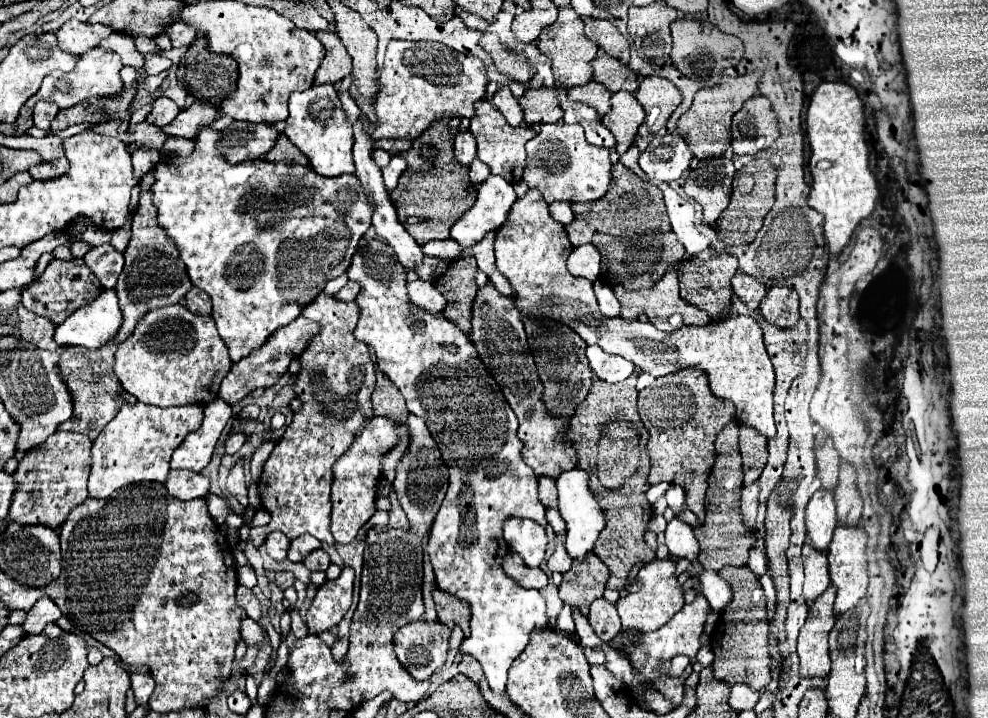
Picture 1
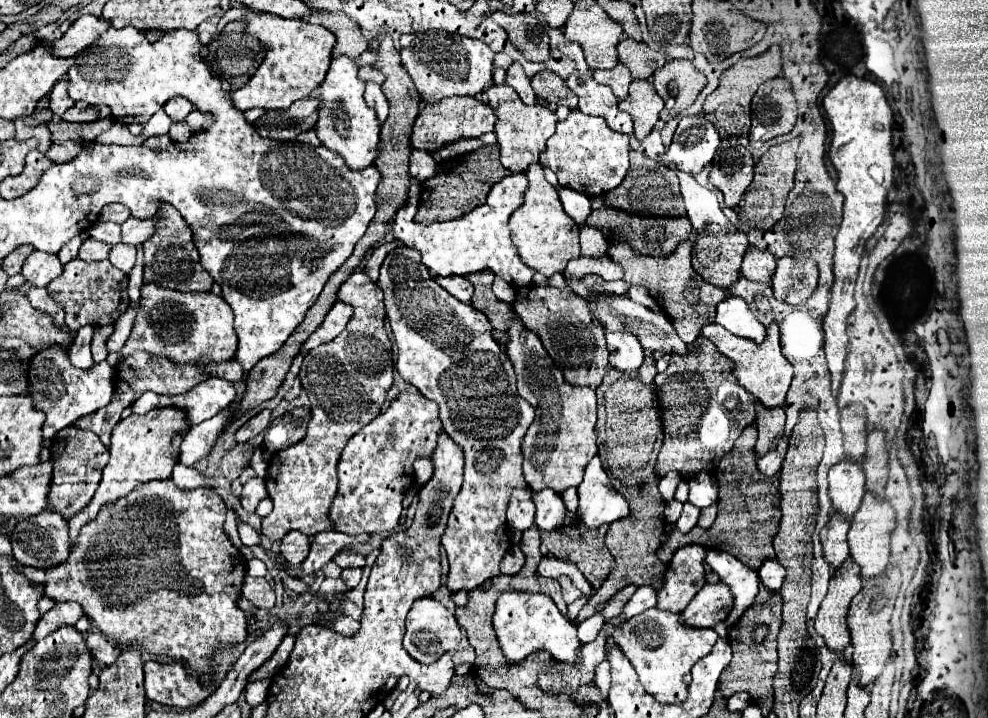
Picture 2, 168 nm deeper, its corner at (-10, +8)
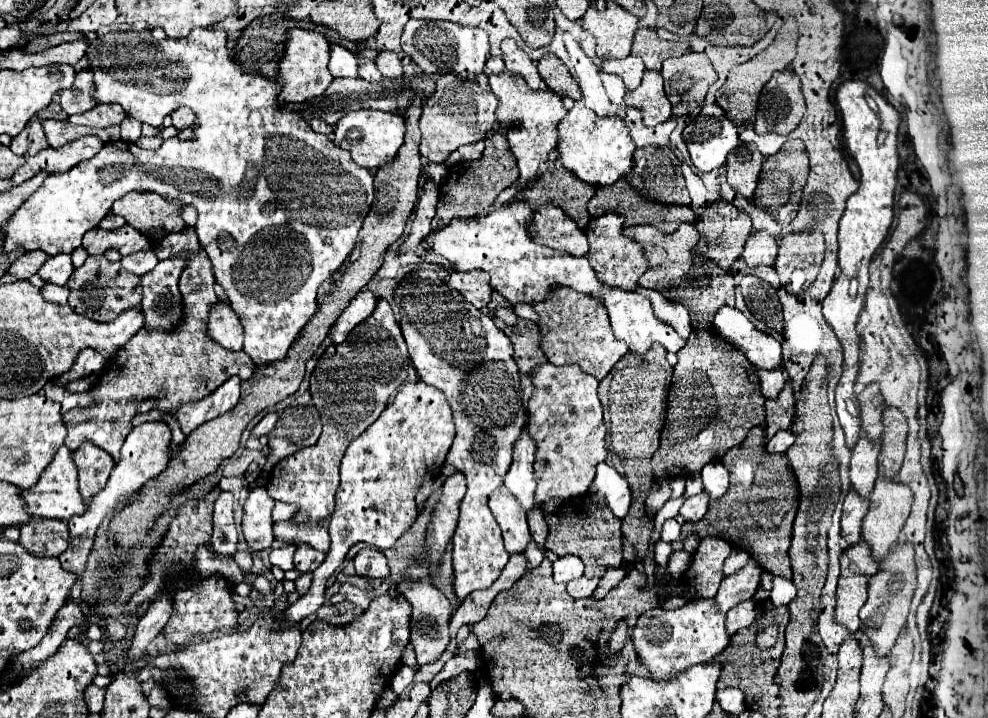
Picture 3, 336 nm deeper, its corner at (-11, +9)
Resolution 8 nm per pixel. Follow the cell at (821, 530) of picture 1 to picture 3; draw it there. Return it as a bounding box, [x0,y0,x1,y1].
[850,436,880,496]

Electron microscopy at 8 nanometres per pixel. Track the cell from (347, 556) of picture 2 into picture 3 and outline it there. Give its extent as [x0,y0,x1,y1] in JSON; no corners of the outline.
[354,548,390,578]

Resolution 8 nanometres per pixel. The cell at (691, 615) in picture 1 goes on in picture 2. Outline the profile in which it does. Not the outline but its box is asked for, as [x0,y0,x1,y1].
[681,583,733,629]

